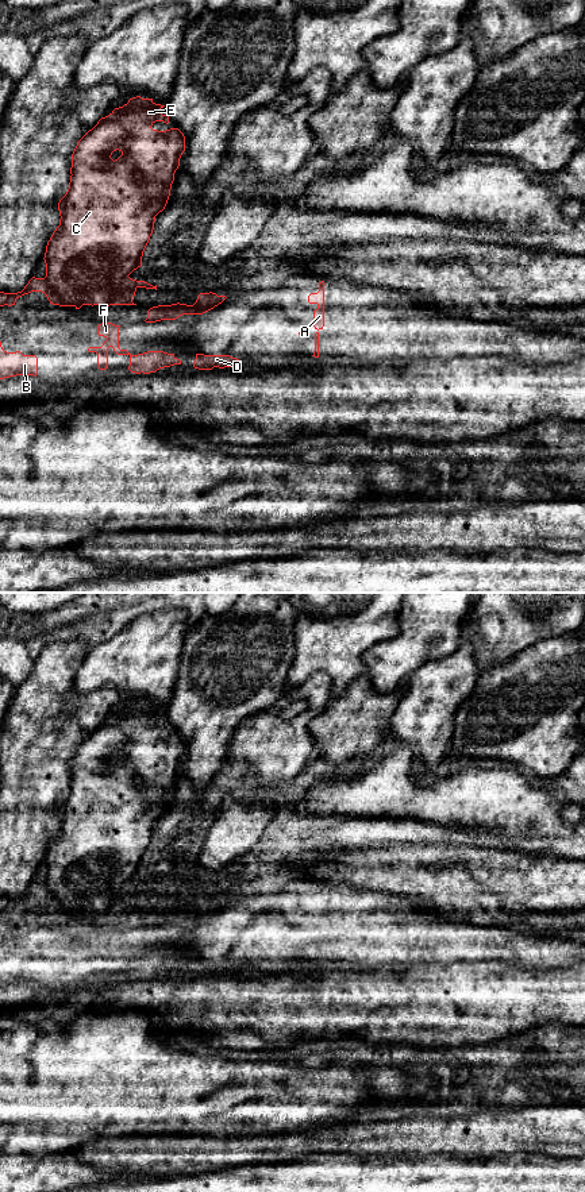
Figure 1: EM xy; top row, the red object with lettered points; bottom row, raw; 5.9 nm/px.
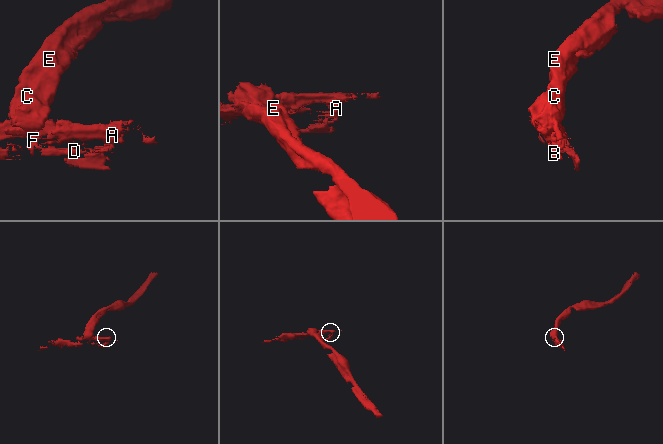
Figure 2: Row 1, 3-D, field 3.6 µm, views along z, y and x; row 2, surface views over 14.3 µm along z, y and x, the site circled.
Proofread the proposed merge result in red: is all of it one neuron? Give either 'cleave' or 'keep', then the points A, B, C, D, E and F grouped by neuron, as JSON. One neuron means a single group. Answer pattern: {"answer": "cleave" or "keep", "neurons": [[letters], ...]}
{"answer": "cleave", "neurons": [["A", "B", "D", "F"], ["C", "E"]]}

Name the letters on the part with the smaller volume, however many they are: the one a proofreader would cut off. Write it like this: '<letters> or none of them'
A, B, D, F

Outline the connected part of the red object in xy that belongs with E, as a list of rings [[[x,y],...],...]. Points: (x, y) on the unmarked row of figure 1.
[[[130,703],[101,722],[72,759],[69,794],[58,807],[59,830],[47,846],[43,864],[47,886],[62,894],[61,902],[73,904],[76,914],[84,909],[103,910],[111,902],[111,891],[142,871],[155,821],[168,809],[185,756],[185,741],[178,733],[151,733],[155,726],[169,728],[169,721],[159,717],[163,711],[153,703]]]

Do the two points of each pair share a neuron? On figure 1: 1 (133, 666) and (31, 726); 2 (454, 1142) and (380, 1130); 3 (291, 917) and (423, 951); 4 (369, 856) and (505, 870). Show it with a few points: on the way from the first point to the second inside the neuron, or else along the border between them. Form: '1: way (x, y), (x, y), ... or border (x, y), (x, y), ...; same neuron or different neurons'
1: border (79, 666), (77, 694), (106, 686), (116, 694); different neurons
2: way (435, 1142), (399, 1142); same neuron
3: way (323, 924), (391, 930); same neuron
4: way (403, 870), (472, 870); same neuron

